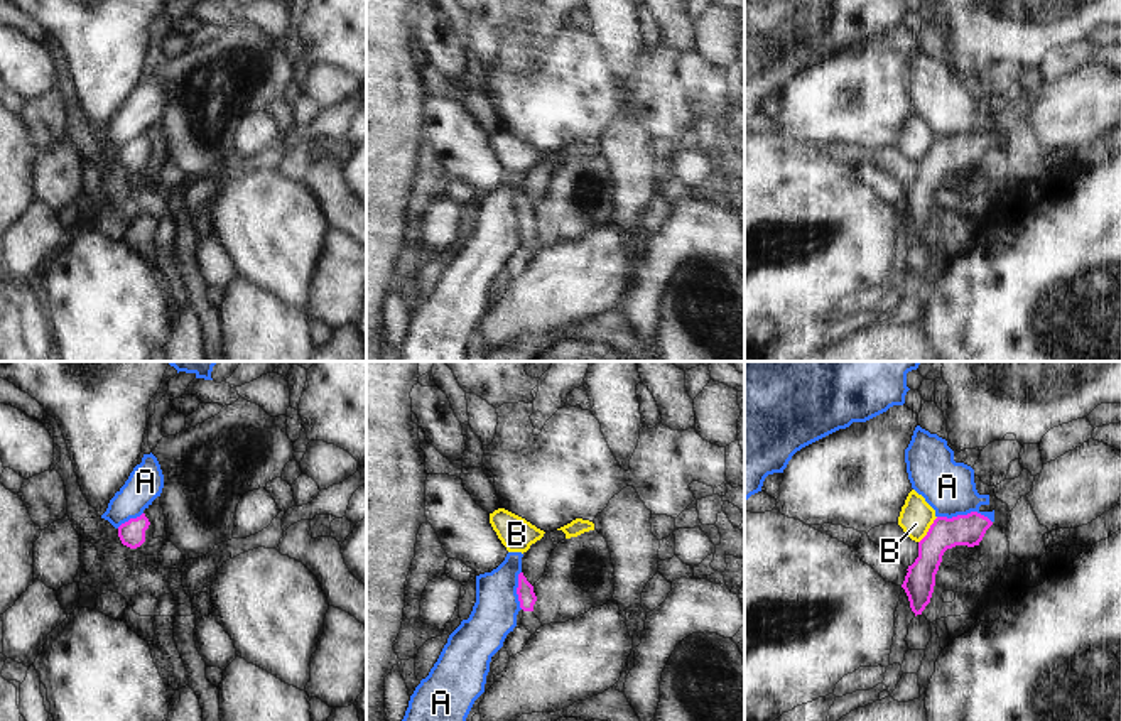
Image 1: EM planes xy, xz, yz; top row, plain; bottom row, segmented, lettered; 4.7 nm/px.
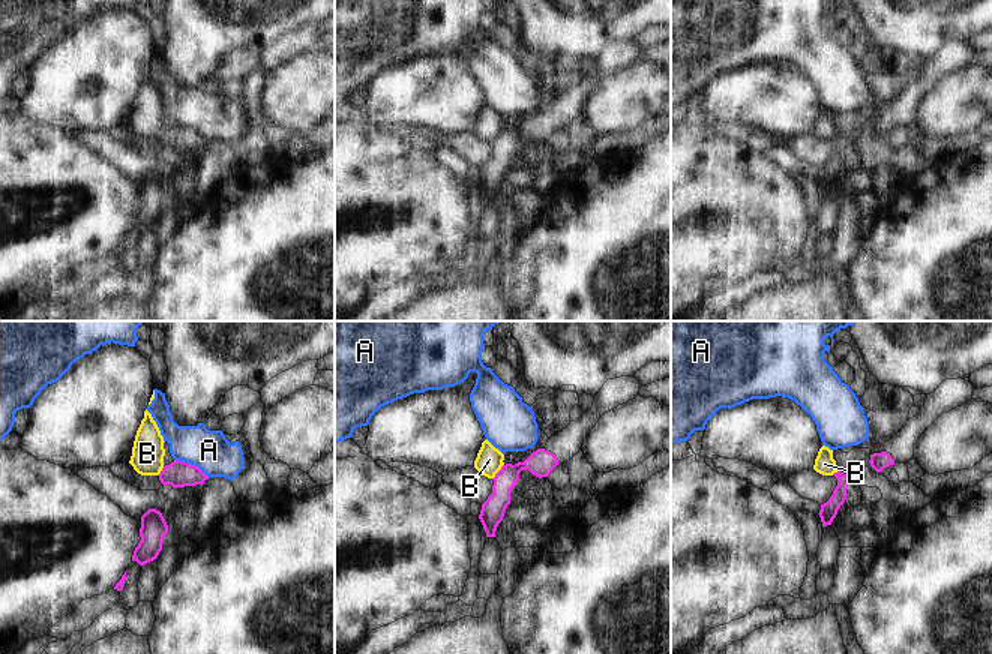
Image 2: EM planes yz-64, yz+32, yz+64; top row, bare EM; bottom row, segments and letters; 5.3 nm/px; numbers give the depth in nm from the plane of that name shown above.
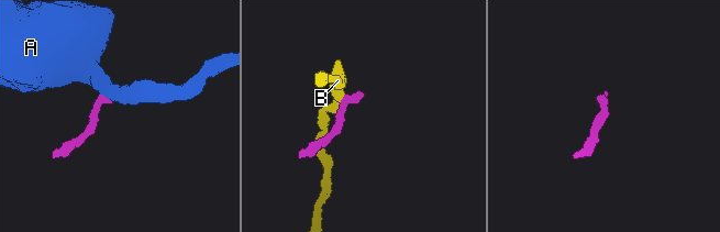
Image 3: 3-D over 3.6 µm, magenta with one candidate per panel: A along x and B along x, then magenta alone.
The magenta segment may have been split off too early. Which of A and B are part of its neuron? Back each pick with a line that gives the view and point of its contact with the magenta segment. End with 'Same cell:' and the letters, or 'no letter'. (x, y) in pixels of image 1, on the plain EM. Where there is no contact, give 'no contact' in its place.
Same cell: no letter

